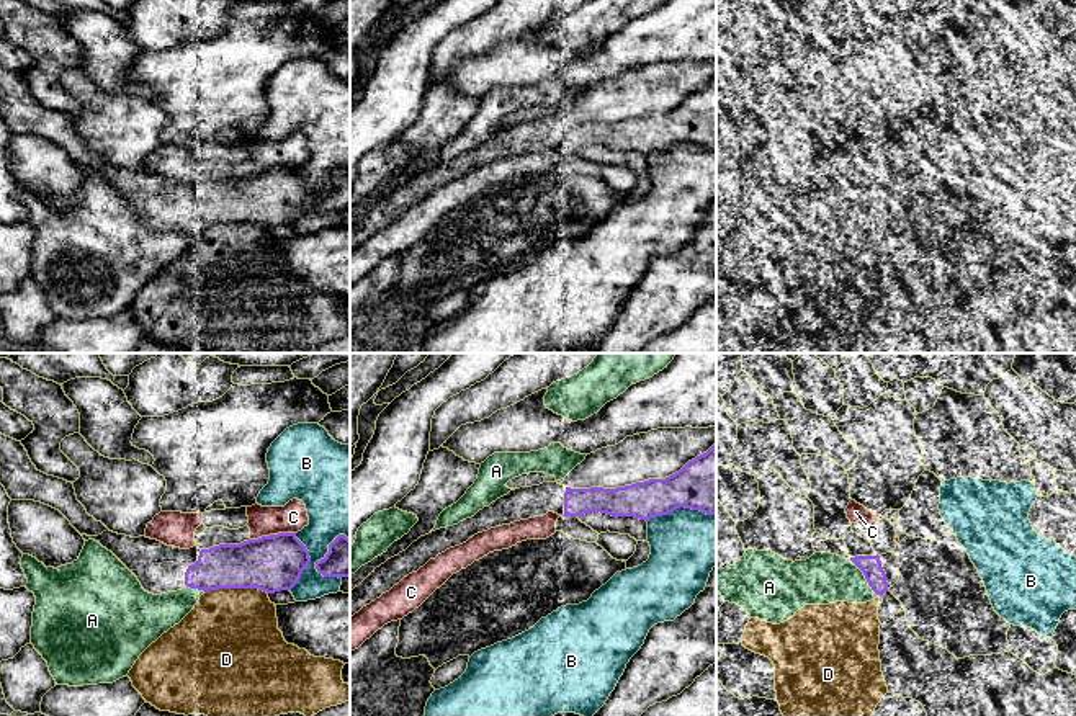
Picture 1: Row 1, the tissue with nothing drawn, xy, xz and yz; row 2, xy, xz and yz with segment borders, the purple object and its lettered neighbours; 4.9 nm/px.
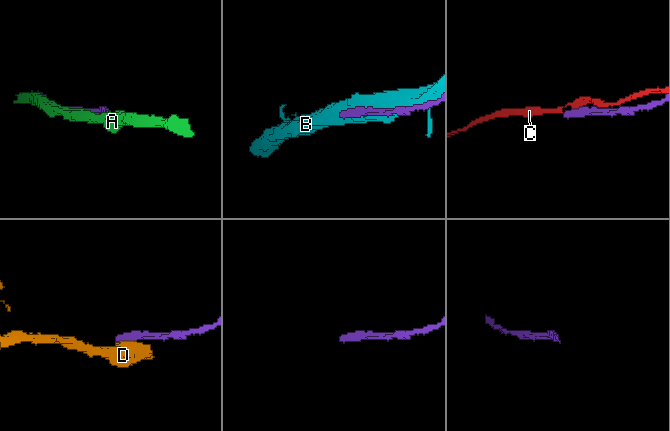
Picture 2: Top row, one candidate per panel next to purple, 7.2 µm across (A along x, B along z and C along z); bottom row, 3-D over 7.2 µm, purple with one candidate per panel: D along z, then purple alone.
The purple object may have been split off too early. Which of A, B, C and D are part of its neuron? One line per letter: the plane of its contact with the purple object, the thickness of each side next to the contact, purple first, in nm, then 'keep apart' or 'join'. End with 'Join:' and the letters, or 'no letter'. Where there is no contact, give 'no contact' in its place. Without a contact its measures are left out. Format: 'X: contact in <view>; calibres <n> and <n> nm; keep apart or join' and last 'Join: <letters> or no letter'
A: contact in yz; calibres 100 and 240 nm; keep apart
B: contact in xz; calibres 320 and 360 nm; keep apart
C: contact in xy; calibres 280 and 140 nm; keep apart
D: contact in xy; calibres 280 and 480 nm; keep apart
Join: no letter

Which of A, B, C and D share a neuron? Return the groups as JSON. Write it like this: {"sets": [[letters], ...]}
{"sets": [["A"], ["B"], ["C"], ["D"]]}

